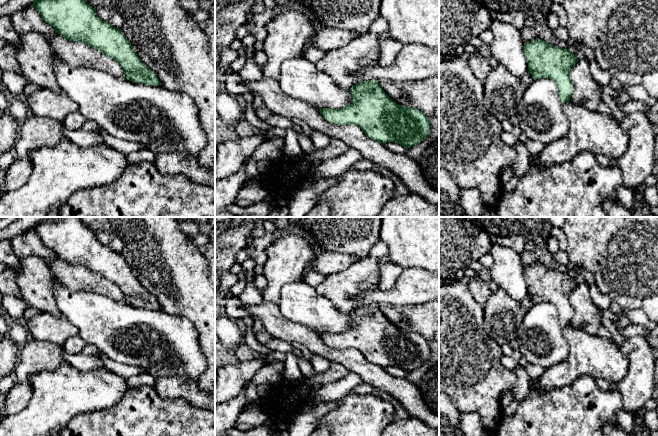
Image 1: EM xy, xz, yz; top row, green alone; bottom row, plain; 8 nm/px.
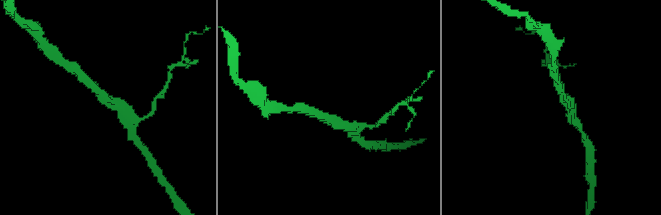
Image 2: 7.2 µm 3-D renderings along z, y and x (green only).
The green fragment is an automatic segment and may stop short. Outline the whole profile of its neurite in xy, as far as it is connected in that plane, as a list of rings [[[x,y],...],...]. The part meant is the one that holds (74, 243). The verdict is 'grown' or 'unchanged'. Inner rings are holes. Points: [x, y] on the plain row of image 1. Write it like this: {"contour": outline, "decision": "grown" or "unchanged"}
{"contour": [[[50,217],[35,224],[32,230],[64,262],[84,267],[114,283],[123,292],[127,304],[161,309],[156,297],[137,280],[122,254],[103,245],[78,217]]], "decision": "unchanged"}

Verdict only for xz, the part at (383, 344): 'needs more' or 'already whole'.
already whole

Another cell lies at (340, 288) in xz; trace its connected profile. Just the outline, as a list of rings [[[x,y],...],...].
[[[367,256],[346,270],[327,276],[315,289],[318,294],[335,303],[340,311],[350,313],[360,306],[355,296],[381,287],[380,268],[379,259]]]

